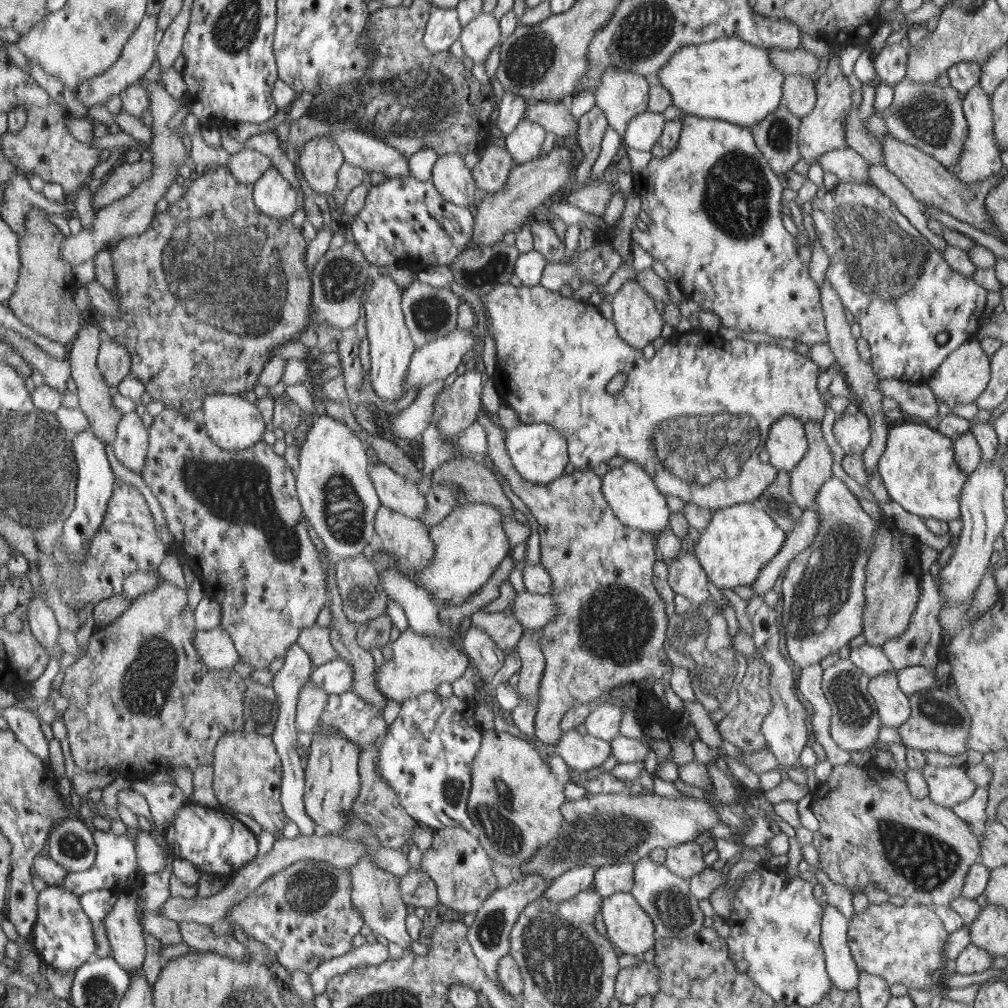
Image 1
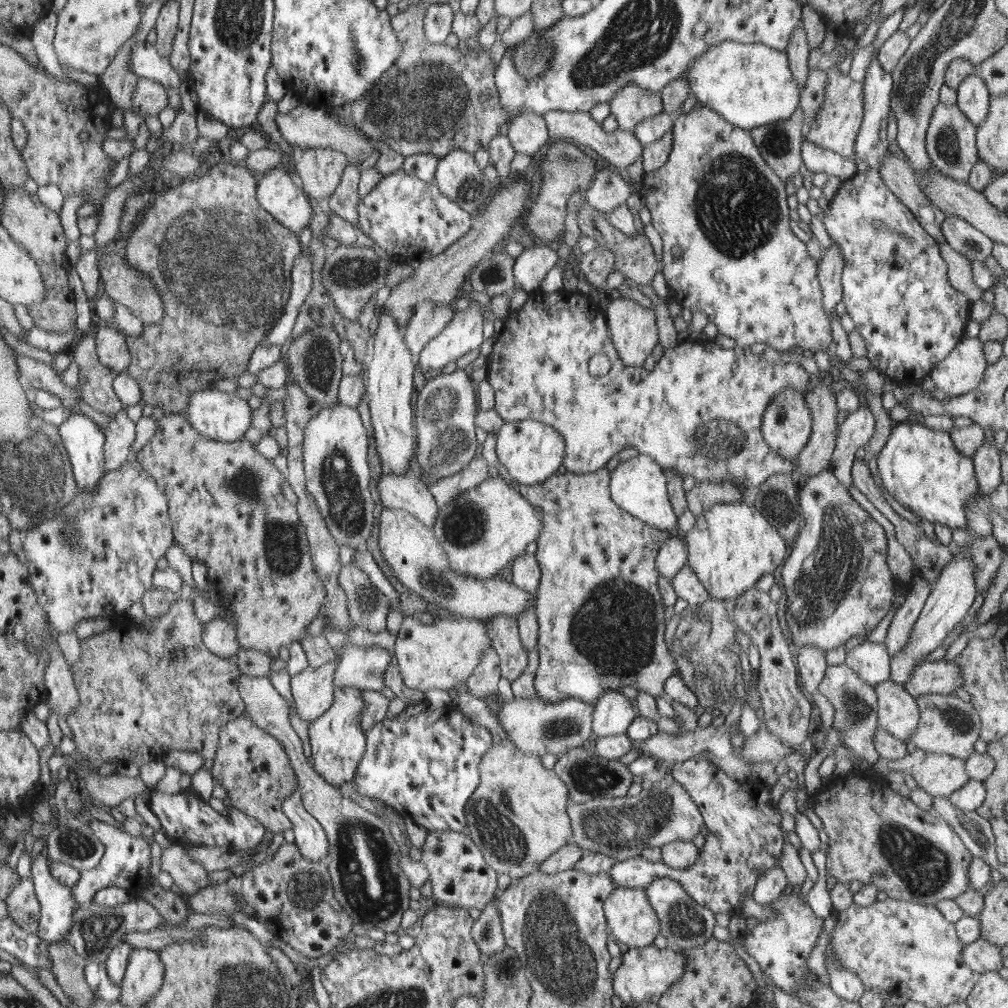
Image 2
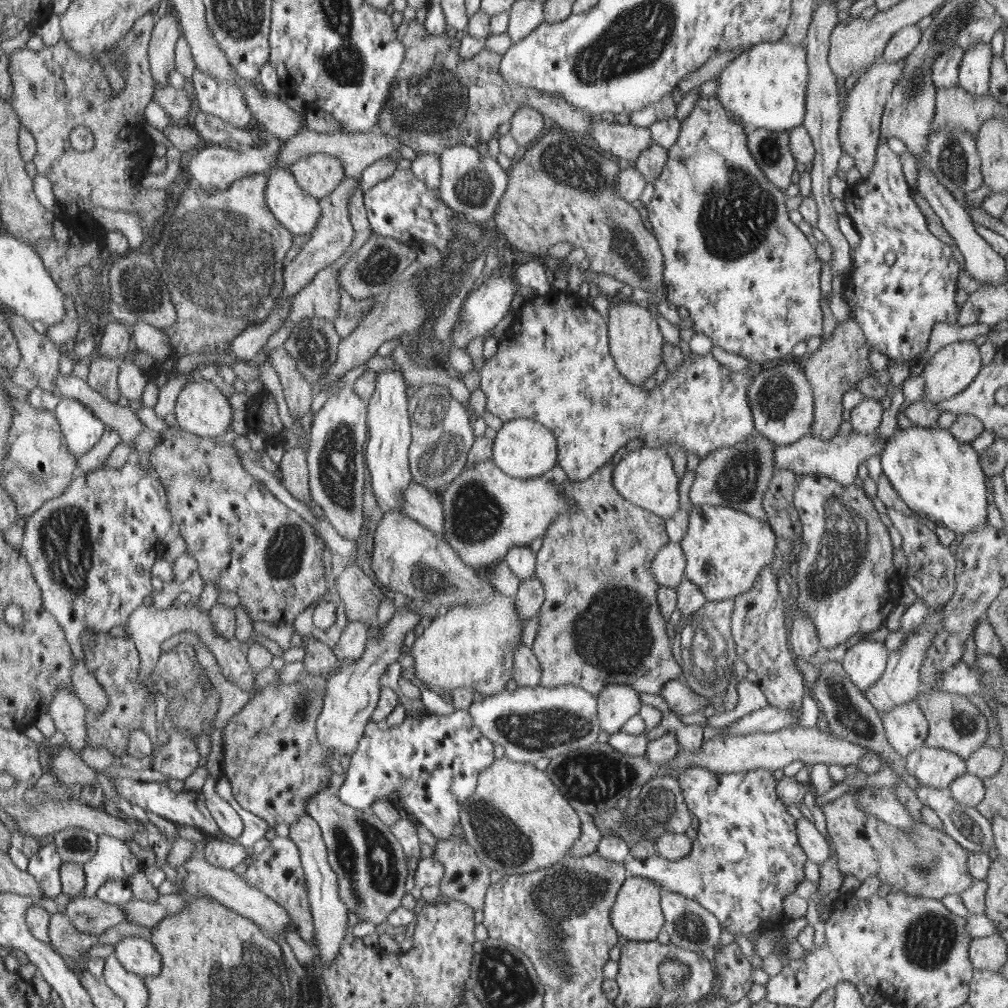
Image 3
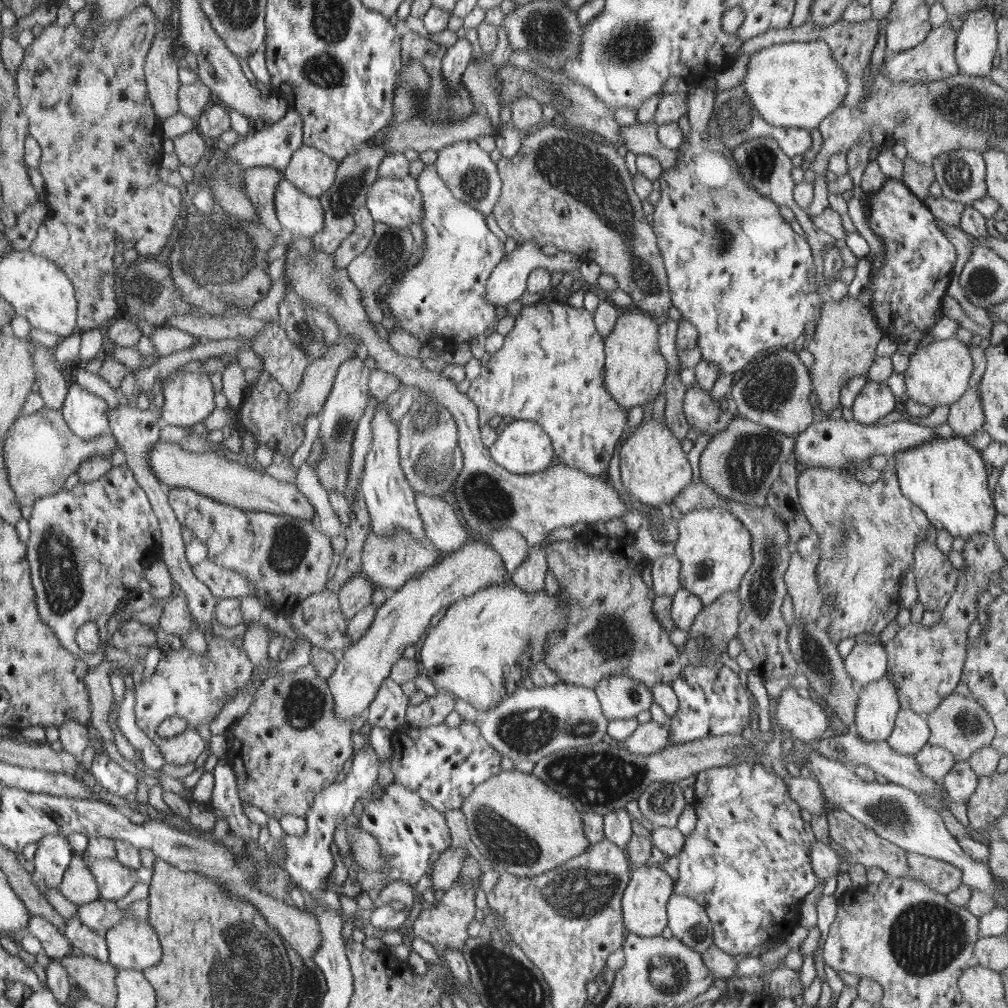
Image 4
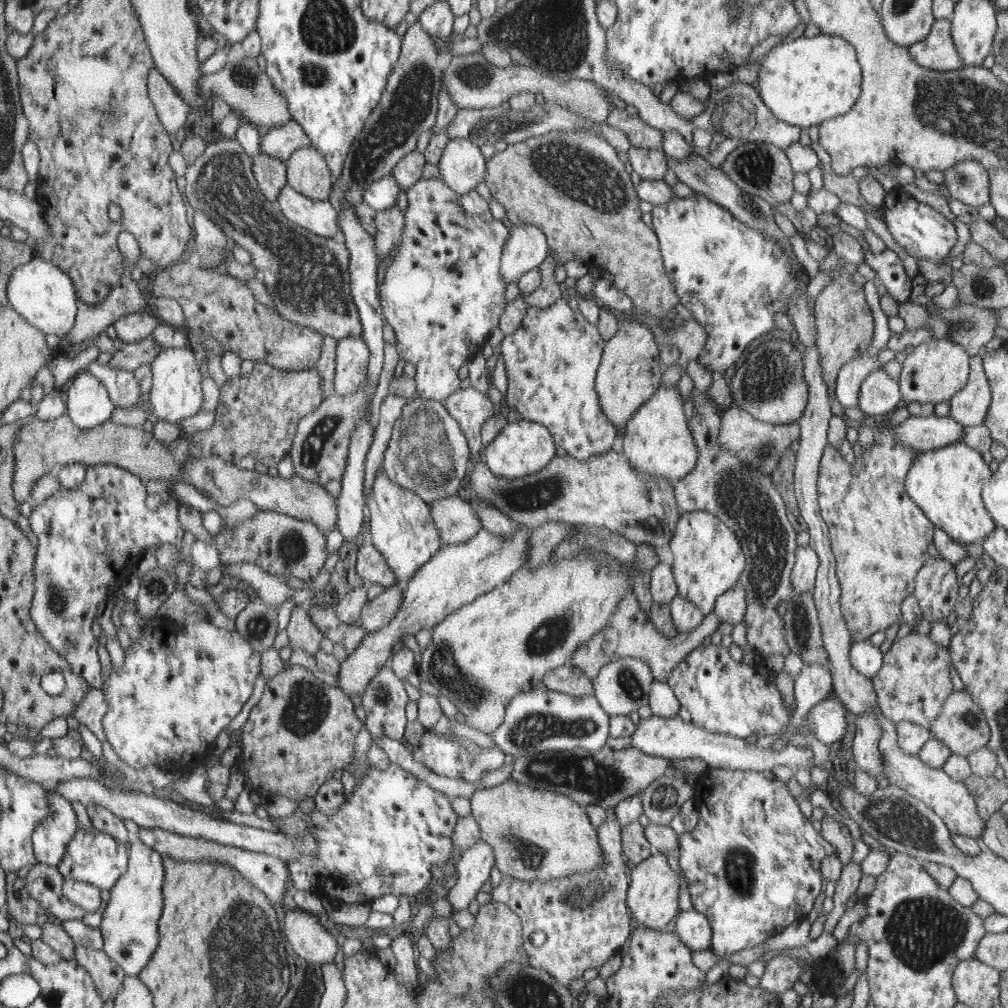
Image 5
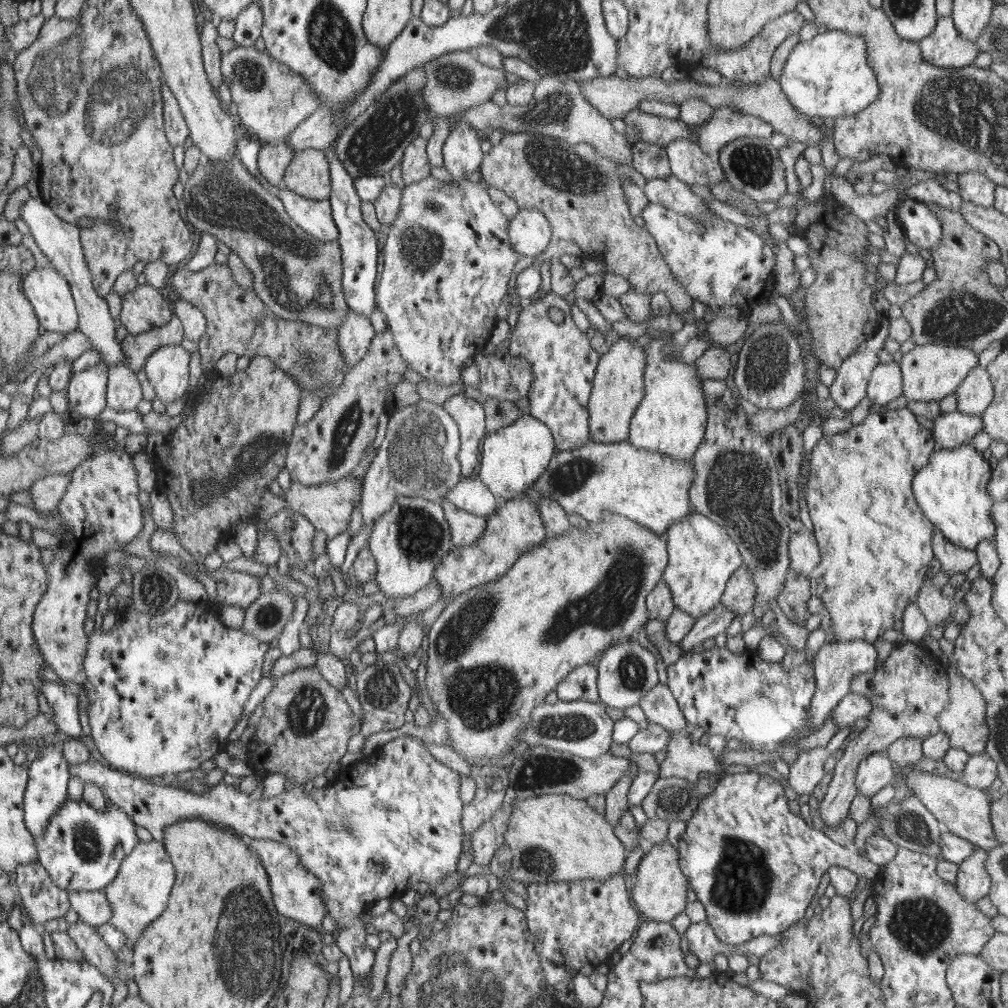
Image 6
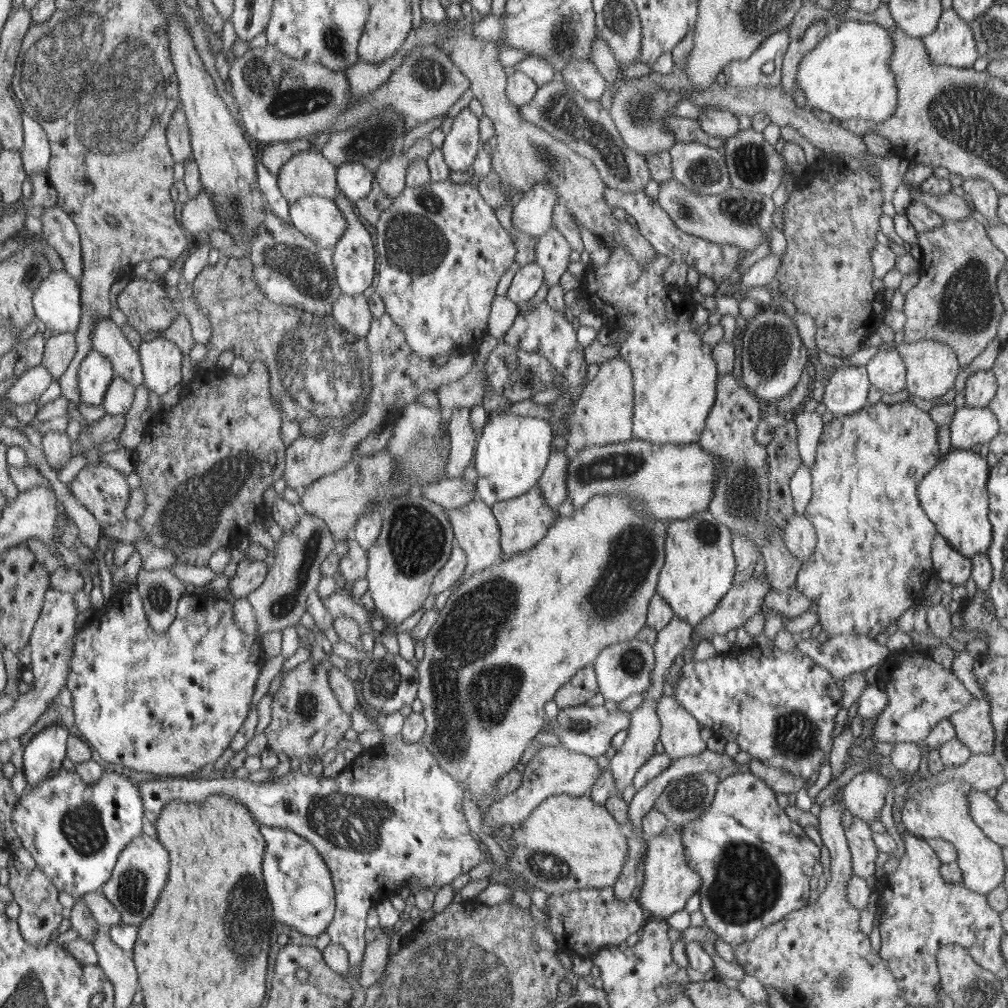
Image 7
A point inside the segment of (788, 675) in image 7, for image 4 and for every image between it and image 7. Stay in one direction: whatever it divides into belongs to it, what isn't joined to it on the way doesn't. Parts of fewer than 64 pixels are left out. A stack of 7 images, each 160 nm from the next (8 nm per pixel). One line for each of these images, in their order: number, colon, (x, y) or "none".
4: (711, 701)
5: (715, 693)
6: (747, 699)

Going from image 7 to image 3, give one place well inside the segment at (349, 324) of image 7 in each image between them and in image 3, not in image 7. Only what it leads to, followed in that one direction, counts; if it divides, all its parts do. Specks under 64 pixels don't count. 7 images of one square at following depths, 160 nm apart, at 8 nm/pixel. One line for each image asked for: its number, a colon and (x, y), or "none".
3: (334, 456)
4: (345, 404)
5: (351, 354)
6: (356, 332)

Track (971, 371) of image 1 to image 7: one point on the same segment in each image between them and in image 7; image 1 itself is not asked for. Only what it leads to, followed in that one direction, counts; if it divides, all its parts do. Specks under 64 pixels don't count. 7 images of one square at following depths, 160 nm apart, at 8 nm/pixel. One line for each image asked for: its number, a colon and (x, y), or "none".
2: (960, 371)
3: (951, 369)
4: (938, 374)
5: (936, 369)
6: (928, 372)
7: (930, 367)

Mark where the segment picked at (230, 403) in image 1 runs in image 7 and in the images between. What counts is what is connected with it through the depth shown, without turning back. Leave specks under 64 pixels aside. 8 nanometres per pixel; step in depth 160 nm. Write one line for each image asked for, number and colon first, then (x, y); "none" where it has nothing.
2: (223, 417)
3: (200, 409)
4: (187, 397)
5: (175, 394)
6: (166, 368)
7: (160, 359)

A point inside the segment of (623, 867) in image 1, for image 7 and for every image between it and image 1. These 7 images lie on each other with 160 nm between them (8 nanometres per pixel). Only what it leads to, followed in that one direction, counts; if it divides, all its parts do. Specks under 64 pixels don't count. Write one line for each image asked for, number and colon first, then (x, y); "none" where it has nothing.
2: (743, 838)
3: (745, 859)
4: (746, 863)
5: (751, 862)
6: (753, 866)
7: (754, 864)

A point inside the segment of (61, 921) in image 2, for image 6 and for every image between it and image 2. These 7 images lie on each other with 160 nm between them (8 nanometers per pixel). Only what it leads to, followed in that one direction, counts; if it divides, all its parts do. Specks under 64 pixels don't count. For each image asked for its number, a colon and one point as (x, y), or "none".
3: (43, 865)
4: (53, 854)
5: (52, 834)
6: (48, 775)

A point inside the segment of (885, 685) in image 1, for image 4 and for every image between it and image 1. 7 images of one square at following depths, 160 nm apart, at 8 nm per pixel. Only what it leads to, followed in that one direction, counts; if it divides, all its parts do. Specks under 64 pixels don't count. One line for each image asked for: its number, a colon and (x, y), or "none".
2: (897, 714)
3: (905, 727)
4: (909, 733)

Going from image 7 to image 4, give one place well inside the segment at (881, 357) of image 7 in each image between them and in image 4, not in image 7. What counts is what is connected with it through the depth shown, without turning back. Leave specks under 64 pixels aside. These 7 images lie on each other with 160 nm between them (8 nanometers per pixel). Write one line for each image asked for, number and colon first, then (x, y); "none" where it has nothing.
4: (874, 401)
5: (878, 394)
6: (885, 384)

